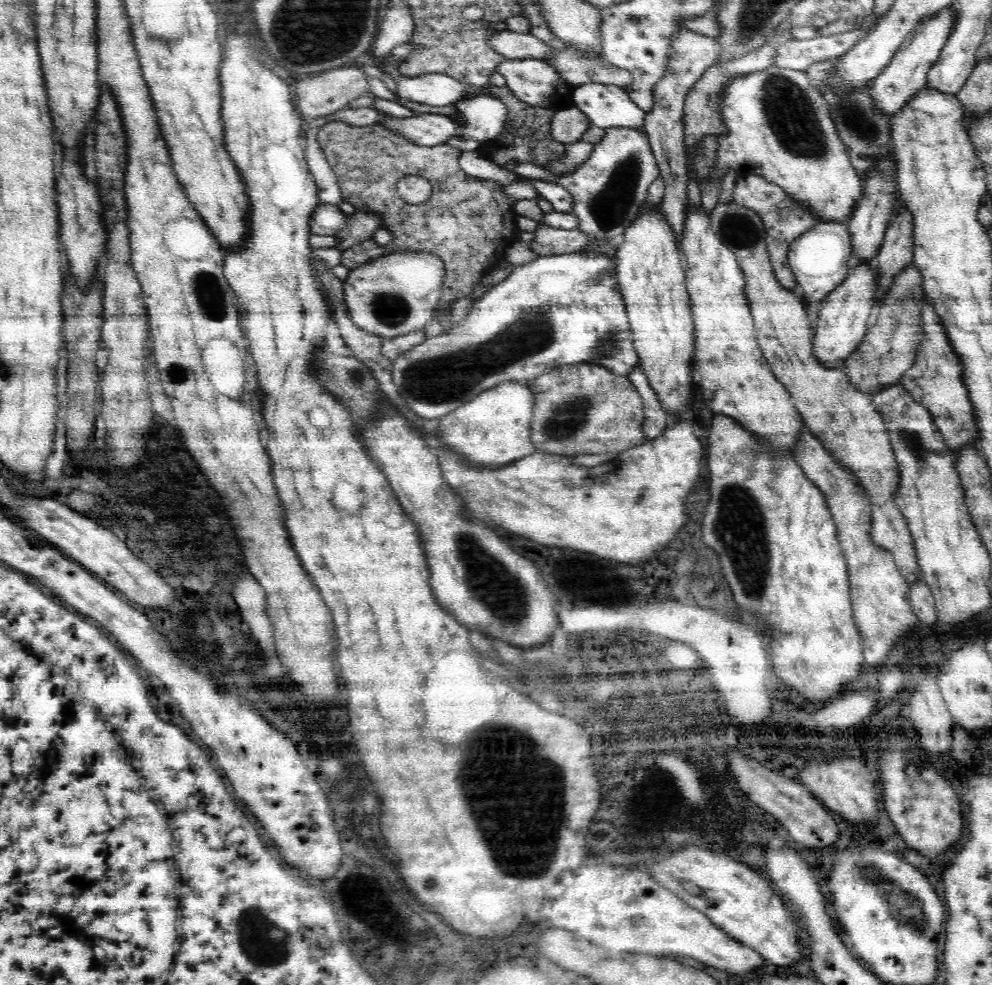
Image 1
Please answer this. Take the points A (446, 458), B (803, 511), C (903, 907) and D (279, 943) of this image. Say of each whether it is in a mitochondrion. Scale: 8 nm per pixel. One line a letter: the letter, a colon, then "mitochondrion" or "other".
A: other
B: other
C: mitochondrion
D: mitochondrion

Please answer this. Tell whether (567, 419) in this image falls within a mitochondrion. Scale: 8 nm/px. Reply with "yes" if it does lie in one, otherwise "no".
yes

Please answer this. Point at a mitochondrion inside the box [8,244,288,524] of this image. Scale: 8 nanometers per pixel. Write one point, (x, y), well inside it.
(206, 284)

